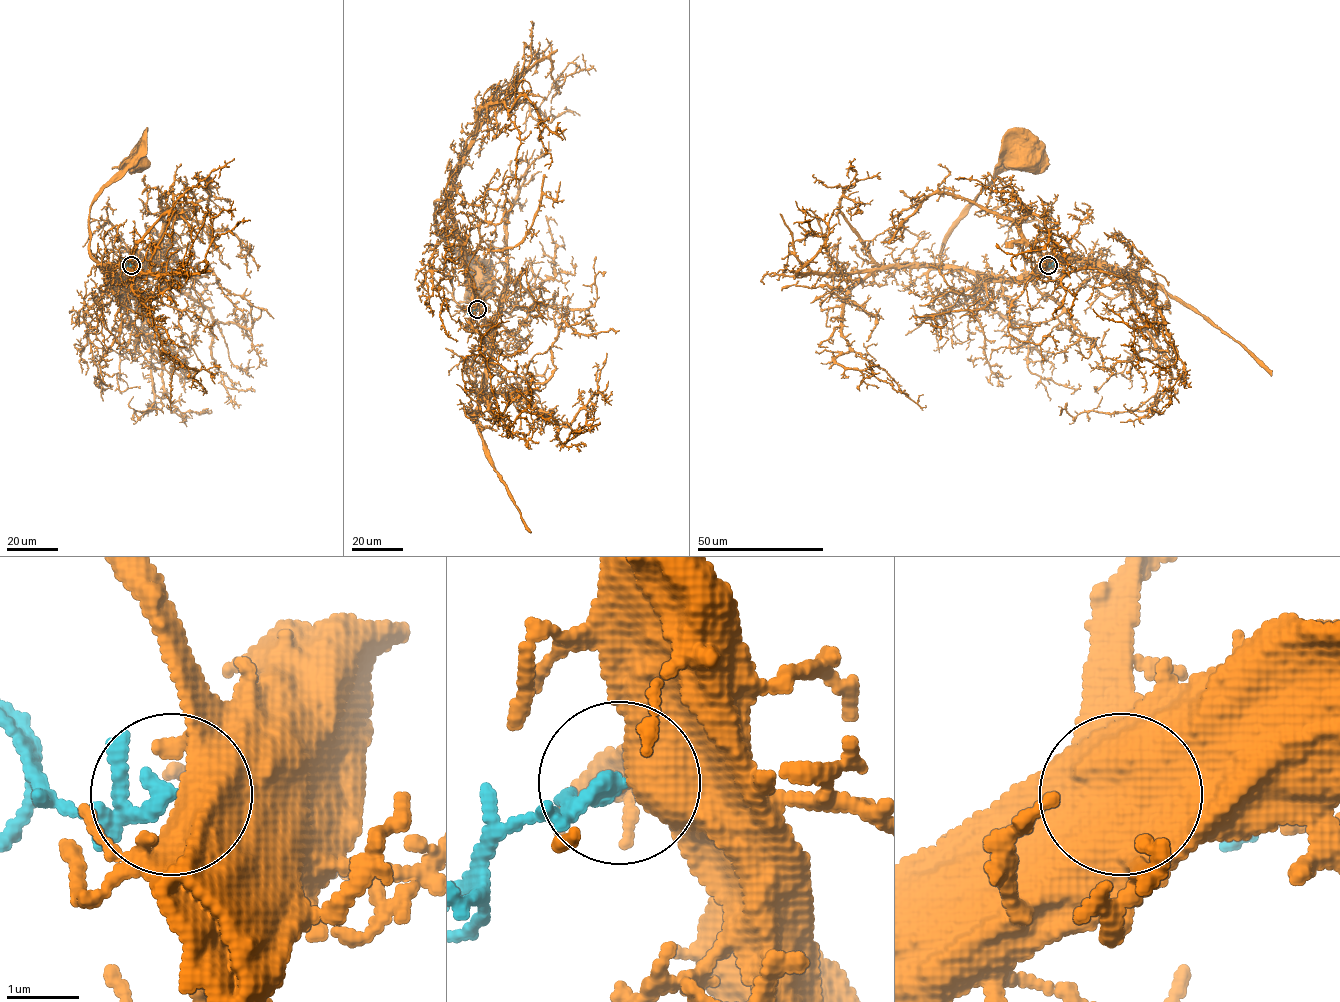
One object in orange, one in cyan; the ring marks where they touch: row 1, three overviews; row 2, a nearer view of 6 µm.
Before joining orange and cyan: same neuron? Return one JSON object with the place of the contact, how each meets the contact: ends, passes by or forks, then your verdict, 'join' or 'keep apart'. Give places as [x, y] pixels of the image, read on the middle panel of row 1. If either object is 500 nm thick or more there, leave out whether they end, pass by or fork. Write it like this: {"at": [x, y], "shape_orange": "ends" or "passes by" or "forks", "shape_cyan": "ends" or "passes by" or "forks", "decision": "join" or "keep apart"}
{"at": [477, 309], "decision": "join"}

